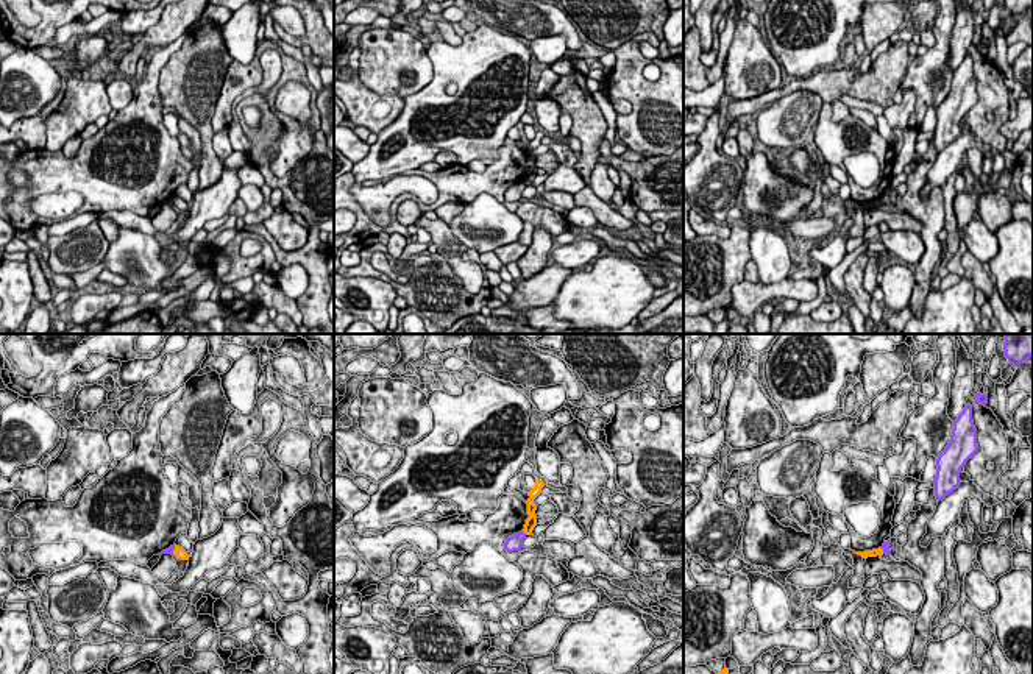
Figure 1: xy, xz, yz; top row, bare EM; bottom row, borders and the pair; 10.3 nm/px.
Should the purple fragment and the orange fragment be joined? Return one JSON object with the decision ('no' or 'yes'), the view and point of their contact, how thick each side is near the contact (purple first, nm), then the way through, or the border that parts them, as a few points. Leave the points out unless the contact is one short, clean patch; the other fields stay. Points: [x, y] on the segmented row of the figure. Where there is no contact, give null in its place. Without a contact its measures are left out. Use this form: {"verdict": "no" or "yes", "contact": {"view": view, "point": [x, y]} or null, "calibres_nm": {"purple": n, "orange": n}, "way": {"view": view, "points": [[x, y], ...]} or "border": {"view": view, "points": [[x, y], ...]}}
{"verdict": "no", "contact": {"view": "xy", "point": [172, 551]}, "calibres_nm": {"purple": 60, "orange": 120}, "border": {"view": "xy", "points": [[175, 546], [172, 554]]}}

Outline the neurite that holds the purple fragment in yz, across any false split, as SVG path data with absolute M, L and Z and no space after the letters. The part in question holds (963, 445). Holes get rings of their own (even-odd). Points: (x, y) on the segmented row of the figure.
M966 404L953 421L949 445L936 459L938 470L933 482L938 502L960 487L961 468L977 451L977 429L972 421L972 406Z

